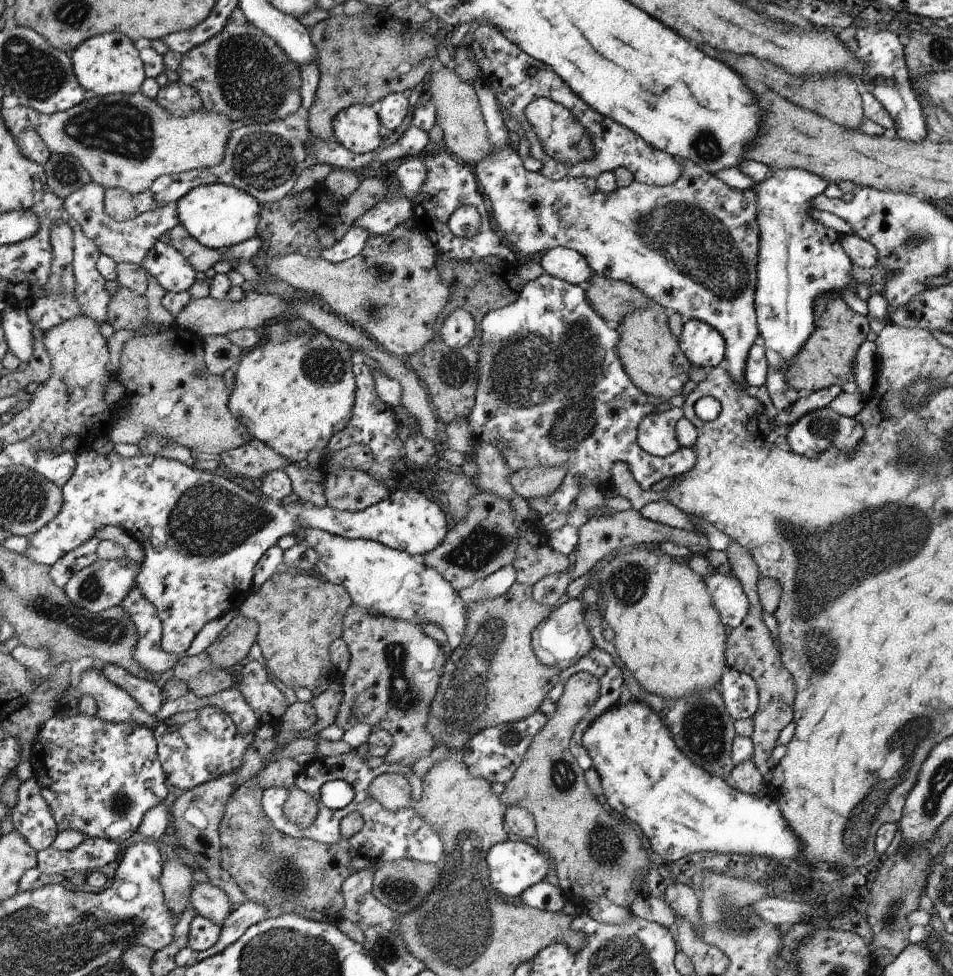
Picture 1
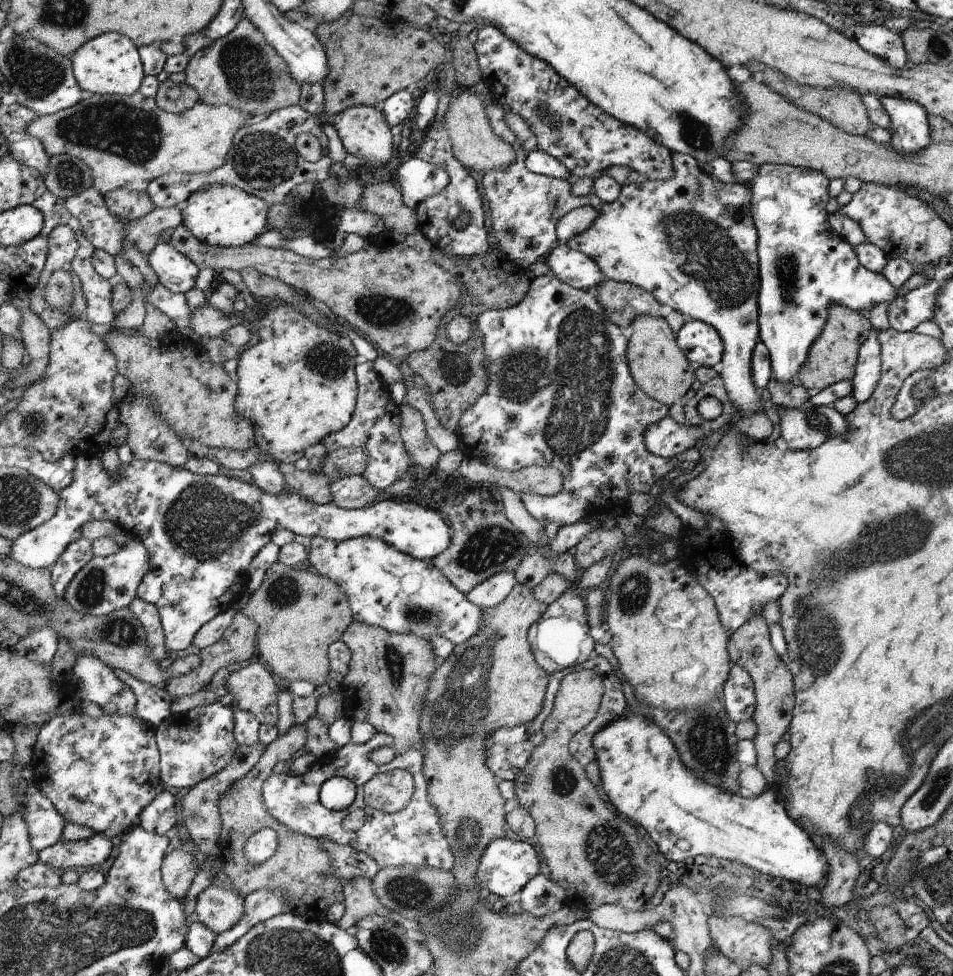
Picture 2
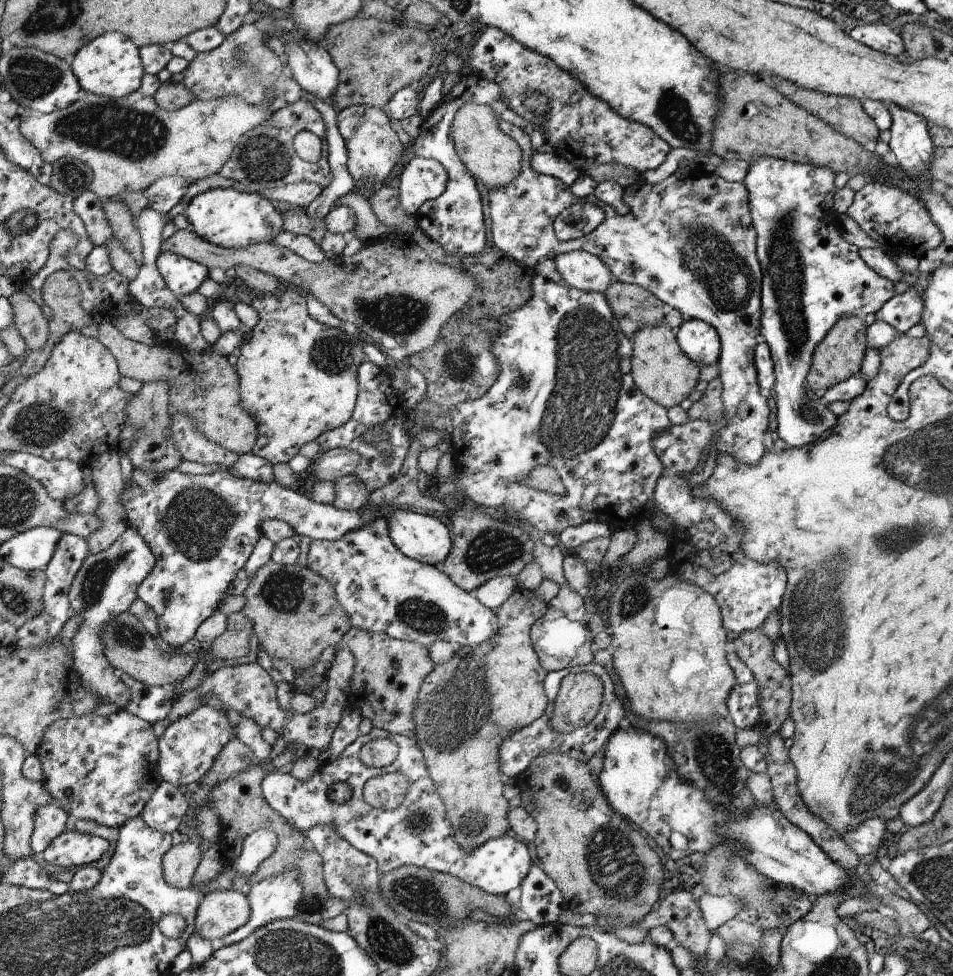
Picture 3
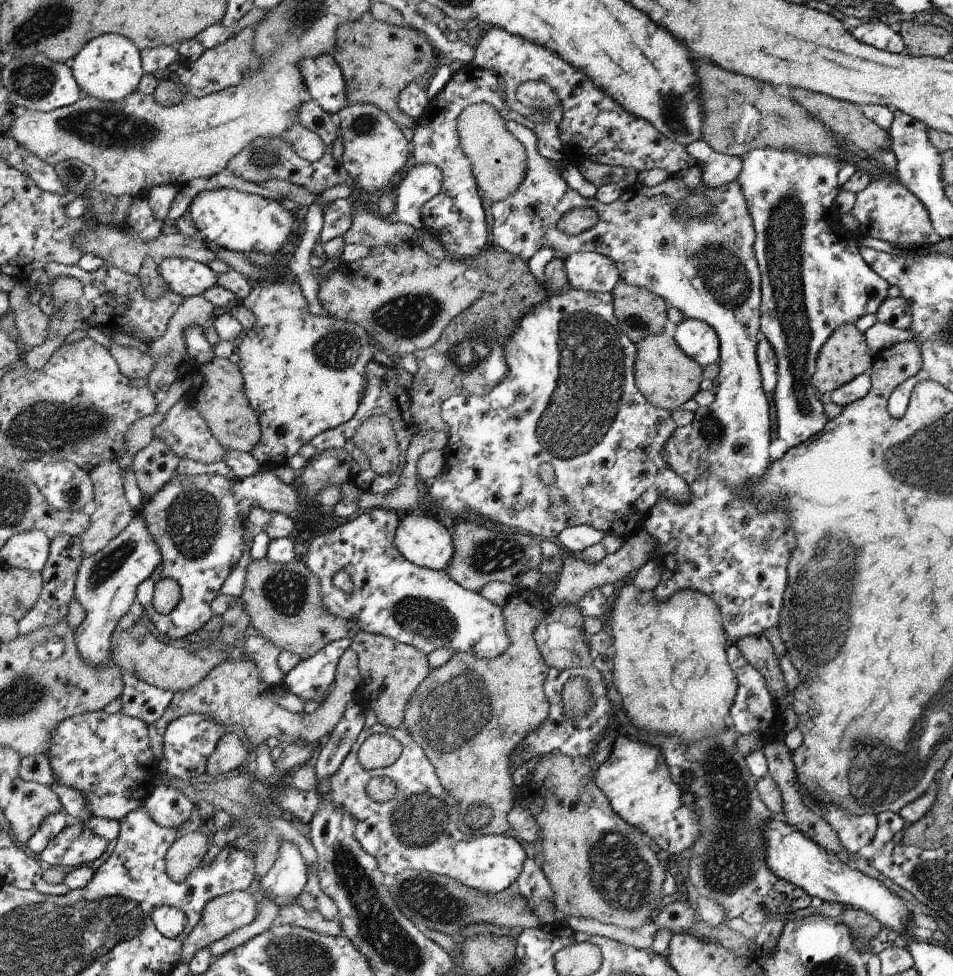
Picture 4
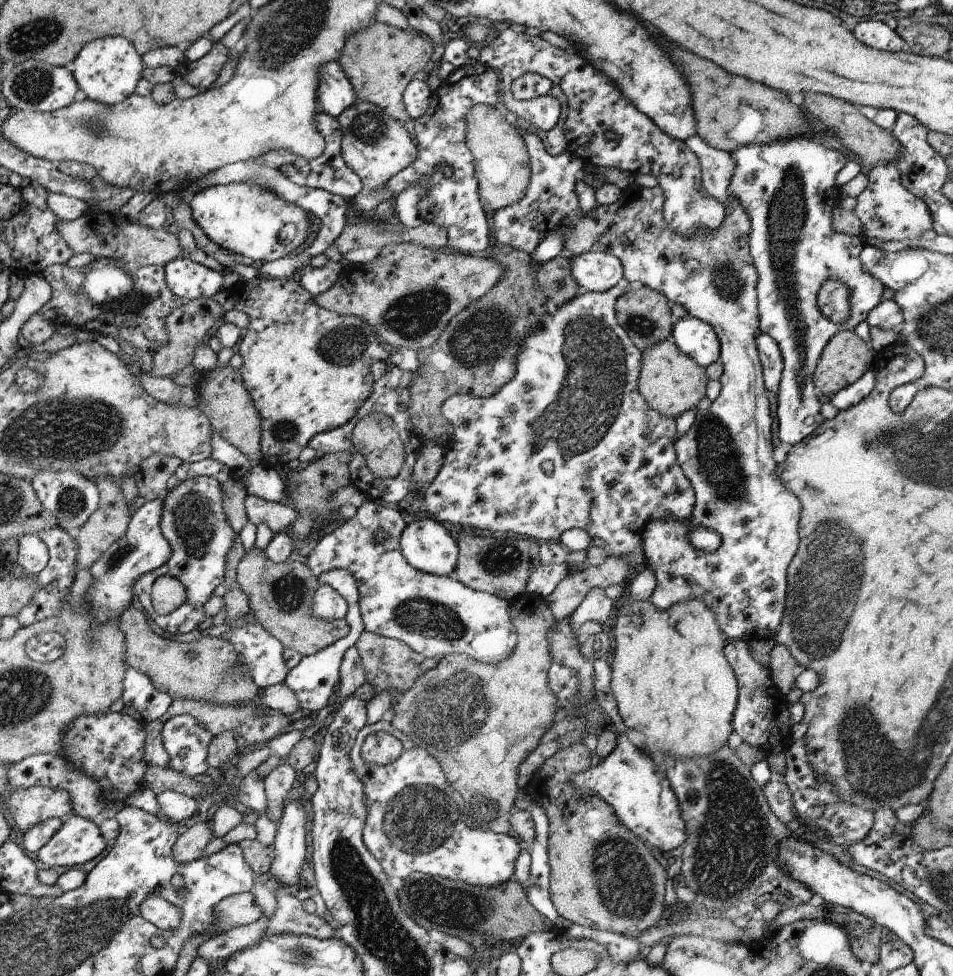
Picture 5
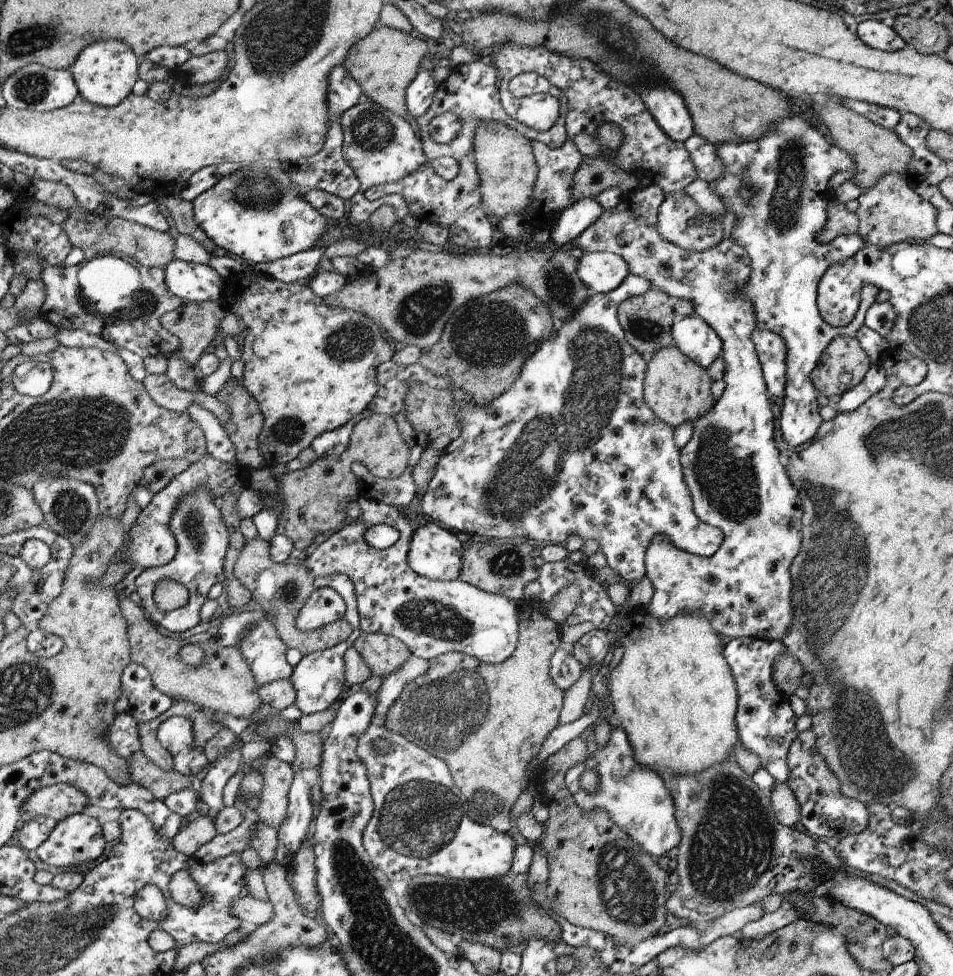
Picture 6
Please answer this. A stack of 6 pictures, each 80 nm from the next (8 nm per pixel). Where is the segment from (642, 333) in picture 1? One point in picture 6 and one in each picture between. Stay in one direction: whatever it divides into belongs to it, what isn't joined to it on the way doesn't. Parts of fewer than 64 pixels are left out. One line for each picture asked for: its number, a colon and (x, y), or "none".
2: (659, 367)
3: (661, 369)
4: (667, 377)
5: (671, 382)
6: (677, 388)

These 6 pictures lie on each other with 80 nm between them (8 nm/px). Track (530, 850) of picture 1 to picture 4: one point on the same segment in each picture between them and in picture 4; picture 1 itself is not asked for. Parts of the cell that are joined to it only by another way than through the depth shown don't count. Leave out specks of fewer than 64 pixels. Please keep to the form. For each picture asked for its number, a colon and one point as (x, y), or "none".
2: (506, 865)
3: (417, 833)
4: (419, 829)

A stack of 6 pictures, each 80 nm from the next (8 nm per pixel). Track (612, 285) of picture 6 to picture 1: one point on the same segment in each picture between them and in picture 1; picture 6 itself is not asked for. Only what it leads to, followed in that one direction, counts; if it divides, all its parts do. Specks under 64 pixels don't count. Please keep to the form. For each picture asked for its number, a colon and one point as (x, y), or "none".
1: (566, 264)
2: (575, 268)
3: (579, 269)
4: (589, 271)
5: (595, 271)

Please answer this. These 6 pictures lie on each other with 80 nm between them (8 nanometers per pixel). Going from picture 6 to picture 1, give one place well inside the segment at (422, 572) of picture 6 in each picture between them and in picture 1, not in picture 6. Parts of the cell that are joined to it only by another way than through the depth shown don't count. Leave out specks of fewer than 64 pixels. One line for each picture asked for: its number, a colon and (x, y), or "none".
1: (203, 535)
2: (199, 563)
3: (198, 556)
4: (423, 541)
5: (427, 545)

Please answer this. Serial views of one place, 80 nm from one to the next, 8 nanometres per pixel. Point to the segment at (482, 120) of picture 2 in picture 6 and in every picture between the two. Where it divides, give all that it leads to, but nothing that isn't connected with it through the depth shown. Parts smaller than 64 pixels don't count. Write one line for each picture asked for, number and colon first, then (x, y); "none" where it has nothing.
3: (491, 155)
4: (498, 158)
5: (504, 168)
6: (508, 169)

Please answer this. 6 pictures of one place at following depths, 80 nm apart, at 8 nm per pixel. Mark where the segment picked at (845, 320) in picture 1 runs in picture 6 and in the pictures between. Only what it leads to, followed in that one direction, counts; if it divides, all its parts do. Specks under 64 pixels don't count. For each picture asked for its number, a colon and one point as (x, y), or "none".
2: (833, 357)
3: (838, 357)
4: (844, 356)
5: (847, 357)
6: (844, 364)

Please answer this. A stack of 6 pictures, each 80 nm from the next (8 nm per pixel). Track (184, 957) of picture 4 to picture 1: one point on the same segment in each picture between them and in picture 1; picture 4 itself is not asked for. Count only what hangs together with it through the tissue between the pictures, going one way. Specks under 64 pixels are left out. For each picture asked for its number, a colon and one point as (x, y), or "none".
1: (211, 902)
2: (218, 908)
3: (221, 912)

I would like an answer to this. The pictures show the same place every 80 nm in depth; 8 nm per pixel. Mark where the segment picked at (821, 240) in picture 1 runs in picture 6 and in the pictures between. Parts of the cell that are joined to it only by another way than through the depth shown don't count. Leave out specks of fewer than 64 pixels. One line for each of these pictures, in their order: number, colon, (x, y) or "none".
2: (806, 266)
3: (813, 276)
4: (814, 278)
5: (790, 188)
6: (779, 186)

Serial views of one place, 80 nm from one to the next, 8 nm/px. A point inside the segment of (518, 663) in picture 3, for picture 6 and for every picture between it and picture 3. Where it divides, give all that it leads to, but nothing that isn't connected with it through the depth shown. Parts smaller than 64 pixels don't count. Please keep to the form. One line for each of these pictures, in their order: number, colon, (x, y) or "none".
4: (470, 714)
5: (479, 720)
6: (487, 722)

